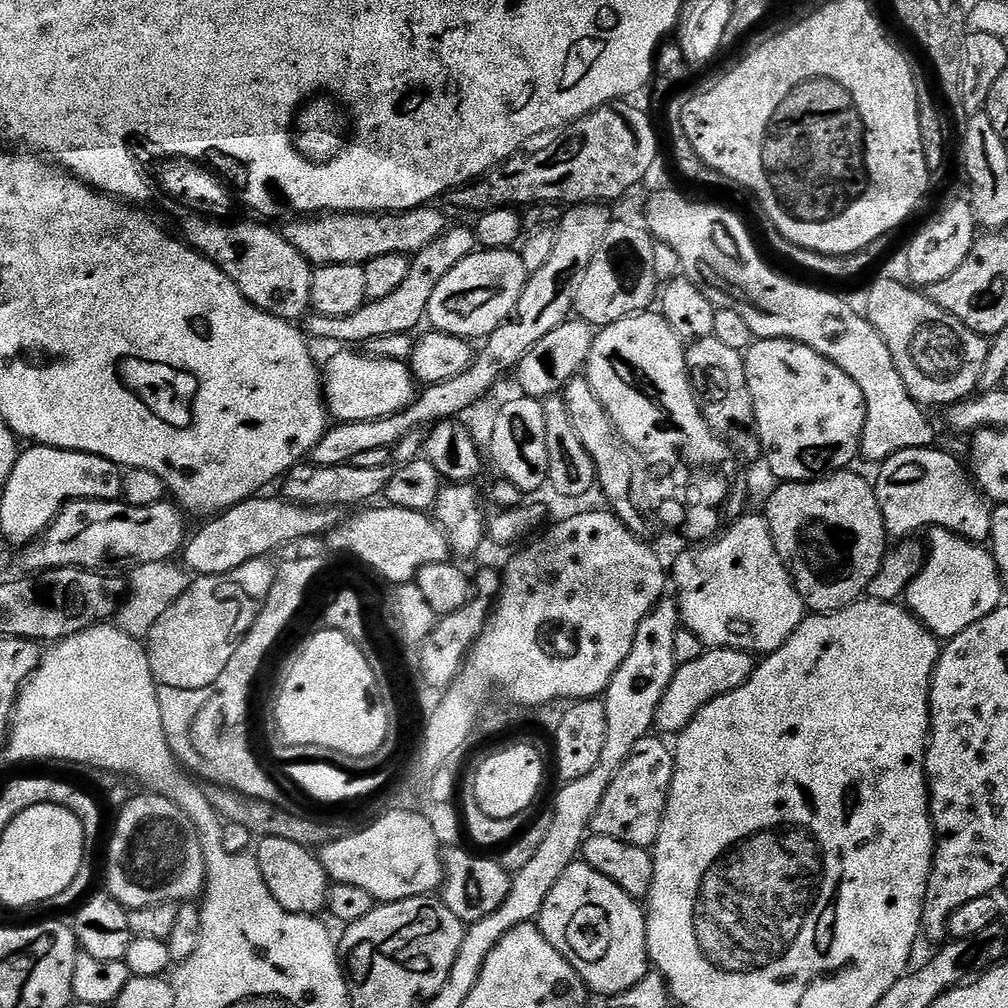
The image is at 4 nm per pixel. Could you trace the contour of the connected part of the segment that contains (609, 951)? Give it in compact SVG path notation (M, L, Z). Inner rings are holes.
M577 862L569 866L566 874L554 882L554 890L546 894L546 902L538 917L540 933L574 966L584 985L593 993L601 992L604 998L618 995L637 986L650 971L648 958L648 922L646 912L633 897L627 896L610 878L598 874L589 864Z

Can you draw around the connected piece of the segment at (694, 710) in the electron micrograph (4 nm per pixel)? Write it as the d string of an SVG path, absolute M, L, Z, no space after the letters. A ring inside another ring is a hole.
M708 648L702 654L702 658L679 665L666 694L662 694L662 702L656 711L655 727L661 728L661 730L659 729L661 733L679 734L683 732L687 724L704 707L710 702L714 702L714 698L745 684L752 676L753 667L753 653L734 650L733 648Z

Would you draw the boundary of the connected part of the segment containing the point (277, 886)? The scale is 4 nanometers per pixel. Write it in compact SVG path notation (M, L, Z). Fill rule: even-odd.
M263 838L255 845L254 855L262 870L262 878L266 878L266 886L270 886L270 894L278 898L287 912L316 916L325 911L330 881L313 849L298 846L298 842L286 842L286 838Z

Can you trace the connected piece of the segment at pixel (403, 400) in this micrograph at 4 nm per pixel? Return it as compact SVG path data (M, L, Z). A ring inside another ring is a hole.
M360 350L336 351L340 352L334 353L322 368L324 403L333 421L349 424L386 418L410 407L416 399L418 384L405 361L387 360Z

